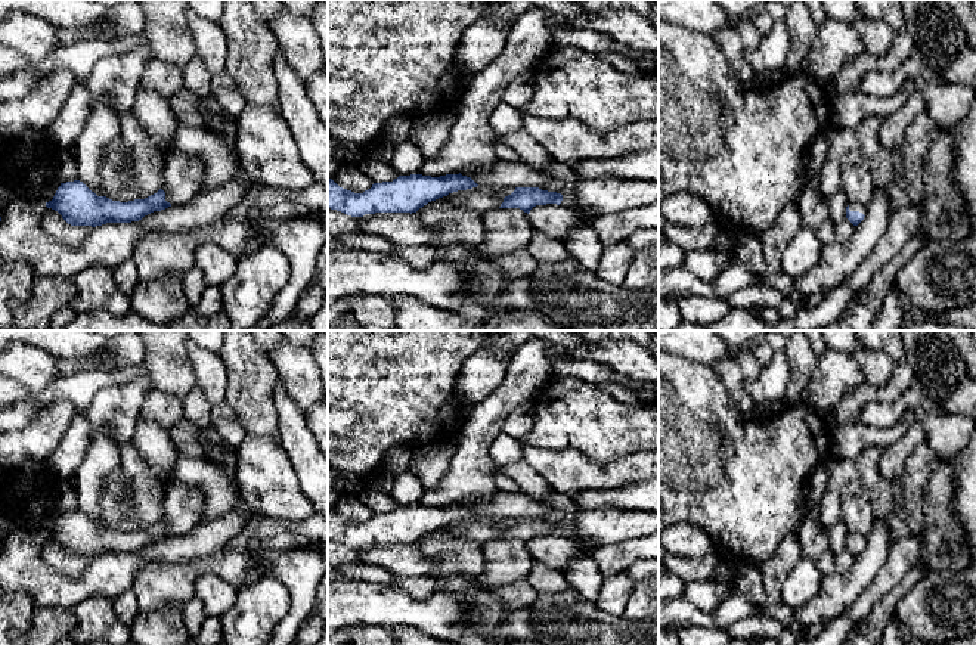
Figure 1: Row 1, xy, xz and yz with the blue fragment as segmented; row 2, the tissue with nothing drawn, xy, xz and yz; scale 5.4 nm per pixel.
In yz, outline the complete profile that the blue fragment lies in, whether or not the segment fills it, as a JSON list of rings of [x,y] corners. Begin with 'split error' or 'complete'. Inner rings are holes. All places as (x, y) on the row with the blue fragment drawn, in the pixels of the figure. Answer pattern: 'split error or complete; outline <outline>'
split error; outline [[[848,202],[846,207],[846,218],[853,224],[858,226],[867,214],[865,205],[856,202]]]

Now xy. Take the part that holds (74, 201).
complete; outline [[[74,180],[61,183],[47,208],[58,211],[71,226],[102,226],[106,223],[131,223],[145,215],[171,207],[165,201],[165,192],[128,202],[112,201],[106,196],[97,196],[83,182]]]

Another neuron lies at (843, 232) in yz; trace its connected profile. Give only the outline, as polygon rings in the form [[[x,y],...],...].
[[[848,218],[840,221],[839,224],[834,224],[836,242],[840,245],[846,245],[848,242],[850,242],[853,233],[855,233],[855,226]]]

